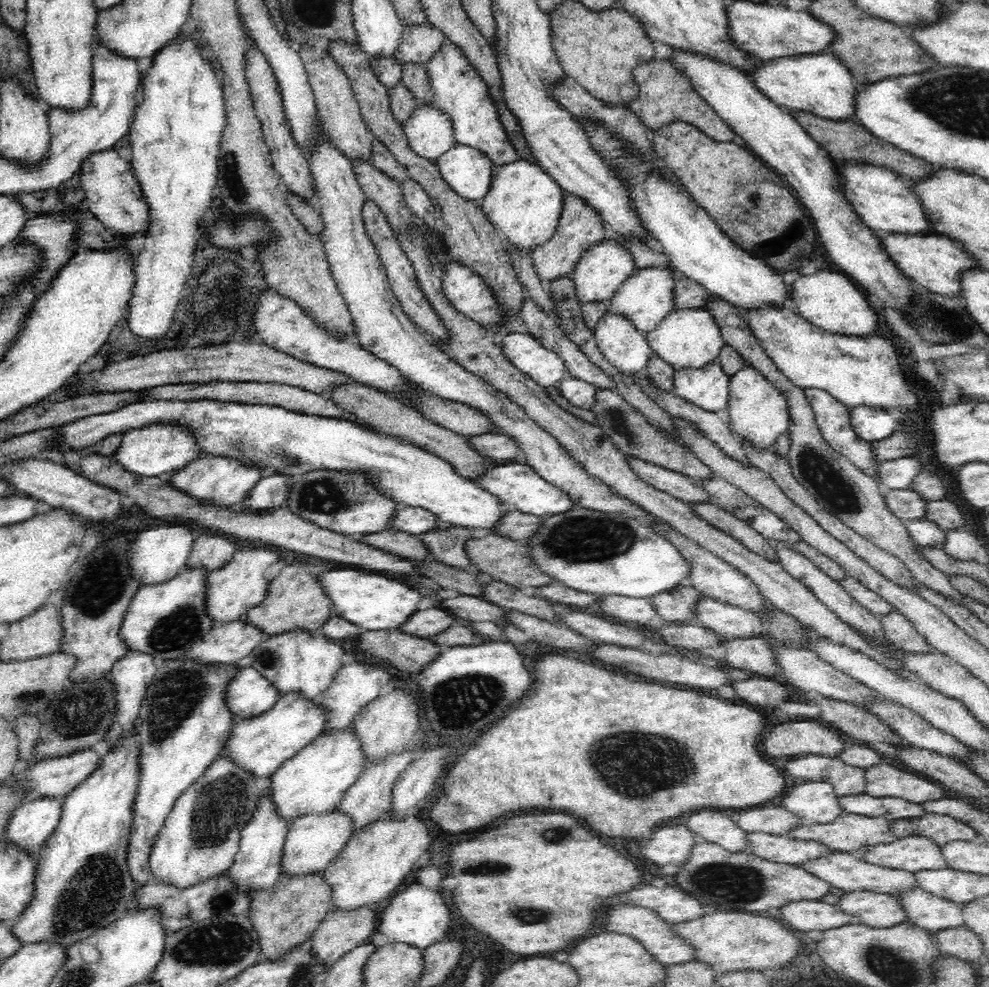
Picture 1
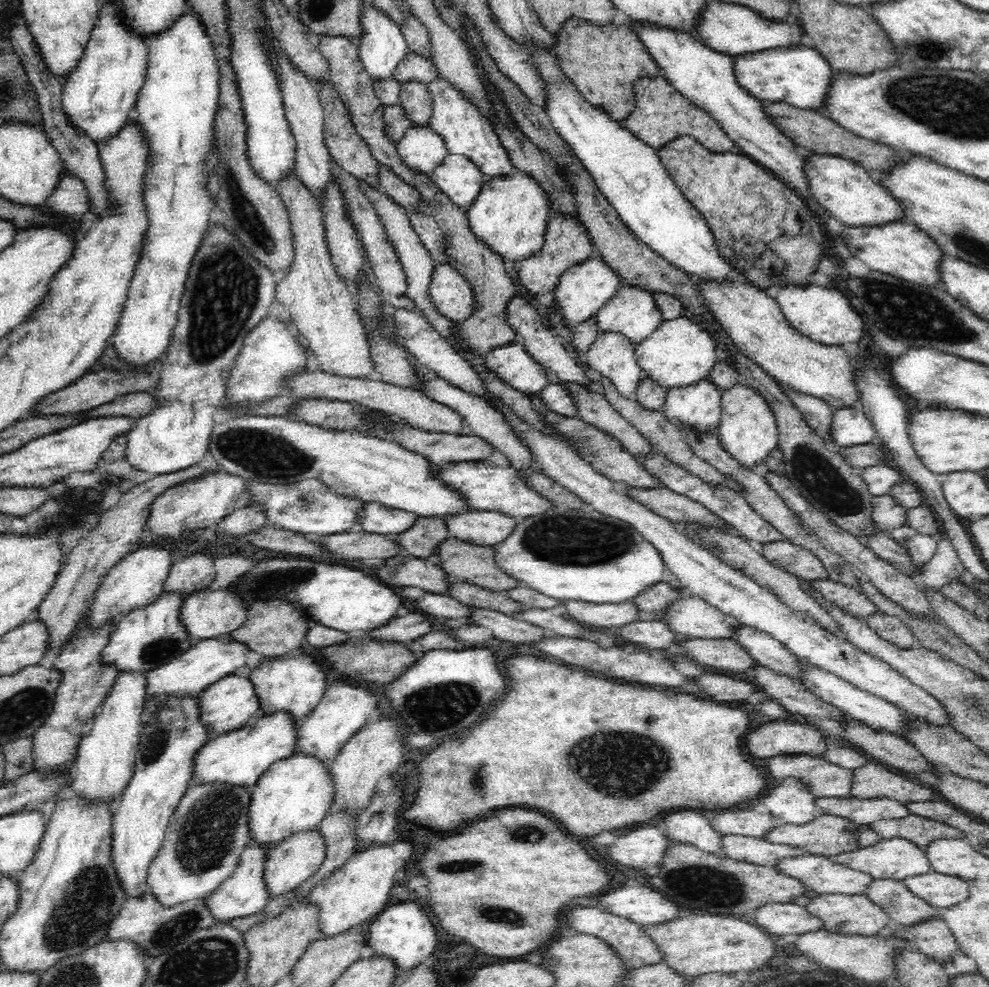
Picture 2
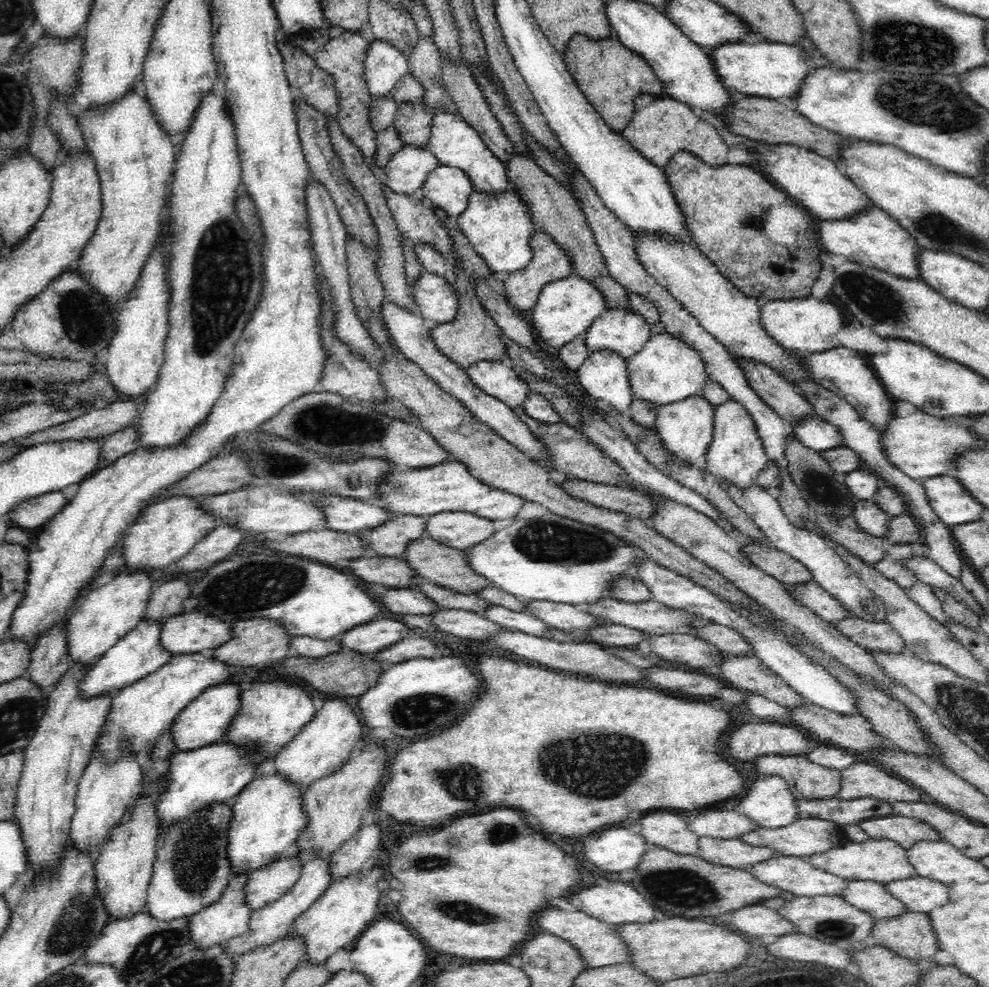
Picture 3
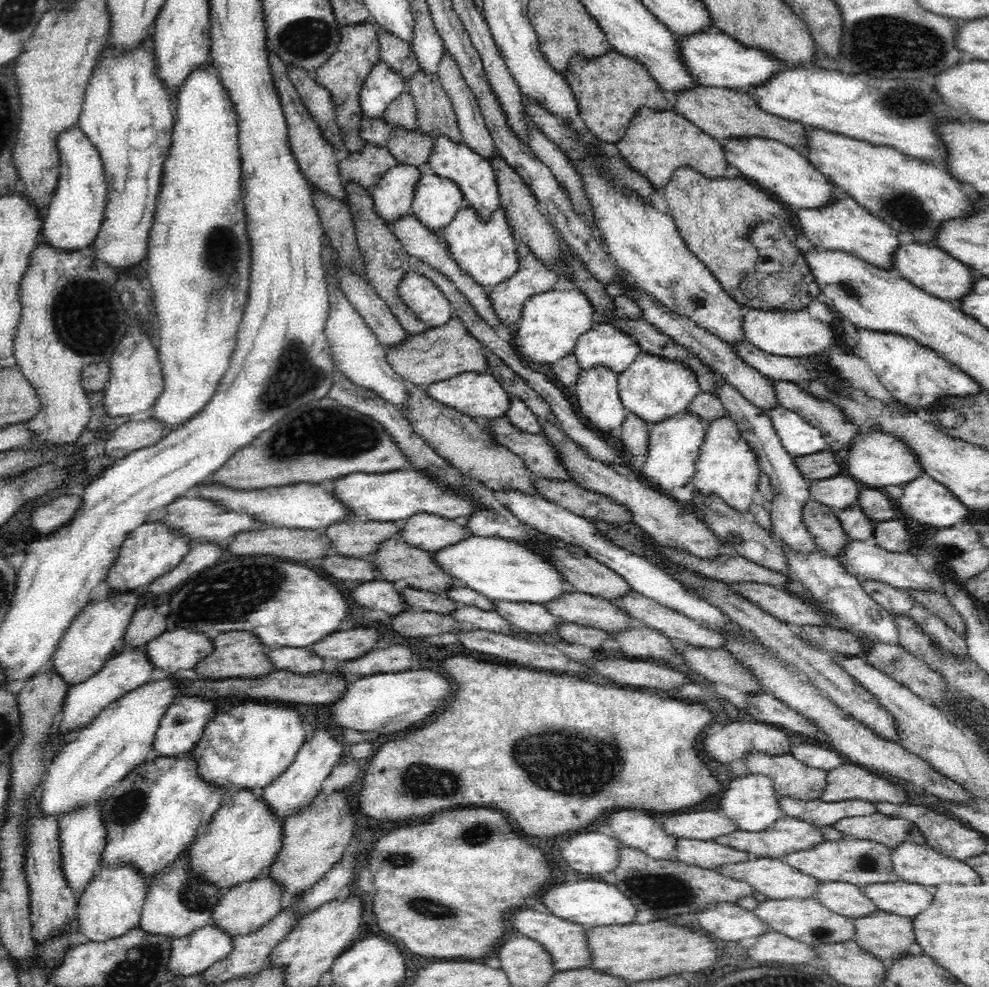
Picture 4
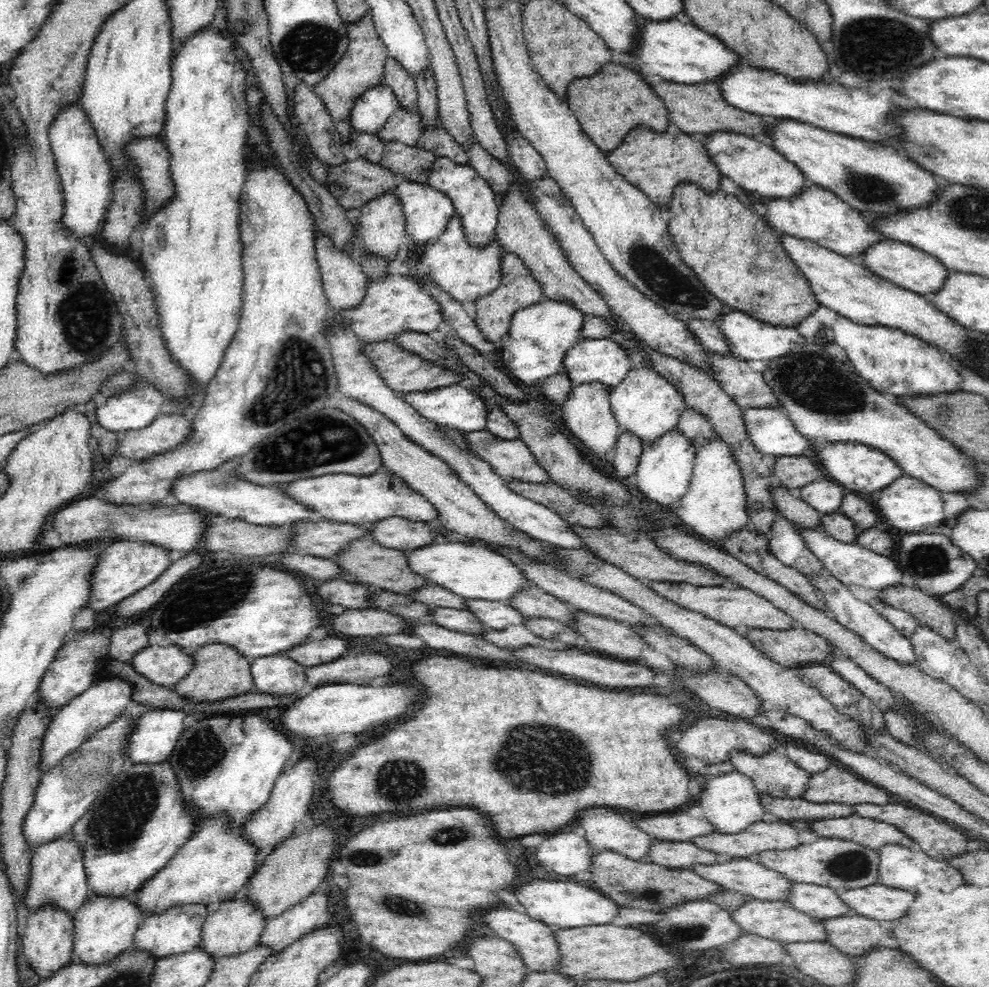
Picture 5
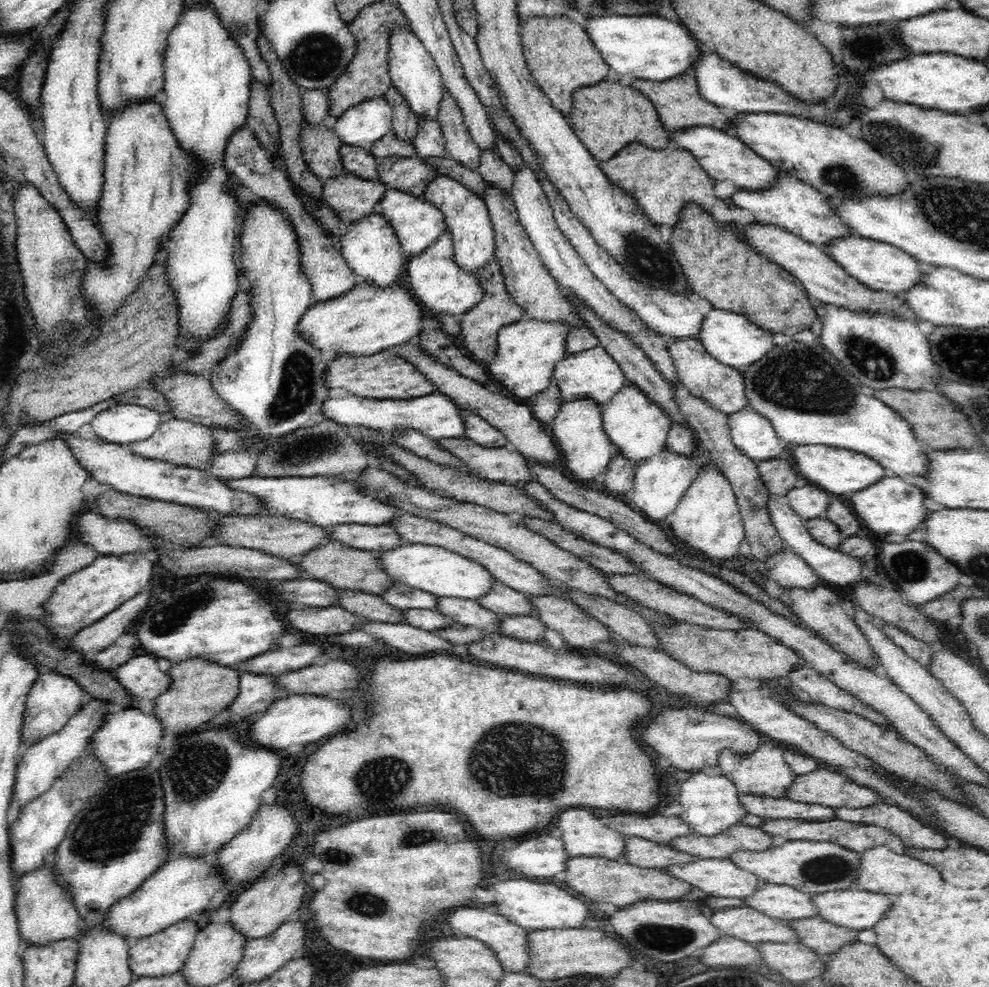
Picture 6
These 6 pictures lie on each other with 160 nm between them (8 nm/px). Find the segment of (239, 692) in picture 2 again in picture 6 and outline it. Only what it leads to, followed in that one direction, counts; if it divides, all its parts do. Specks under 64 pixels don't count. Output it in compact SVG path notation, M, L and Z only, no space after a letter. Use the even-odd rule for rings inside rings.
M124 708L117 714L108 715L104 726L98 730L88 746L94 749L98 759L104 763L109 778L144 768L158 754L158 744L164 734L164 725L160 717L142 714L134 708Z

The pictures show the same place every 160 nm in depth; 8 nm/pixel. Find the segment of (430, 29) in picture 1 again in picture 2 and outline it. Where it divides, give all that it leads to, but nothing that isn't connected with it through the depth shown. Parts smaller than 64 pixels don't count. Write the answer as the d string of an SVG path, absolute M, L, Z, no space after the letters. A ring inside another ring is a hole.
M414 49L407 50L406 56L398 62L393 74L401 85L414 80L427 85L436 76L439 76L439 72L432 55L418 53Z

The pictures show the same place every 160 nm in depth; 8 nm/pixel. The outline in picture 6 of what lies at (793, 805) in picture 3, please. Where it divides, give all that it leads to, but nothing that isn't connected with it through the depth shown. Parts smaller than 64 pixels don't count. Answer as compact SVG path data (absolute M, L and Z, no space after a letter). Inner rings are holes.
M693 771L691 776L682 784L678 791L676 802L682 806L682 814L678 816L684 820L694 834L700 836L716 836L730 827L740 824L740 820L748 813L740 801L740 791L733 783L732 777L714 775L708 776L701 771Z

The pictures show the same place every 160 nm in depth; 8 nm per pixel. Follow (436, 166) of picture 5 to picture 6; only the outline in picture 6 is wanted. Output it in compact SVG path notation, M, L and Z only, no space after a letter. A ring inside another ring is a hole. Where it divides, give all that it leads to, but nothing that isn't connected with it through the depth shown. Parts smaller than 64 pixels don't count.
M439 173L434 176L434 180L431 180L430 184L427 184L426 191L422 196L445 213L446 231L452 235L458 266L462 266L462 269L466 270L480 271L493 261L497 234L494 233L493 220L490 217L485 198L482 198L480 193L473 192L456 177Z

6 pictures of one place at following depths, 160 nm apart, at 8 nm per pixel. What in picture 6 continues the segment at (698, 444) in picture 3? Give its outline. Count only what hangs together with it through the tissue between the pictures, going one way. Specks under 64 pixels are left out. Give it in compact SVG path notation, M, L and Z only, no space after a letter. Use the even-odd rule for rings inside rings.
M664 448L654 457L643 457L634 464L633 484L620 496L620 499L639 510L649 520L660 522L674 512L699 472L690 456L686 457L684 453L676 453L670 448Z

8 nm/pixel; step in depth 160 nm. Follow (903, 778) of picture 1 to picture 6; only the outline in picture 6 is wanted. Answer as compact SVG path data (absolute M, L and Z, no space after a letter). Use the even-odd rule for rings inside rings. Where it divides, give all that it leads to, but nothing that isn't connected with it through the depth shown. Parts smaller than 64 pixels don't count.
M820 765L812 772L797 775L788 788L790 800L802 801L803 804L838 807L865 808L883 801L876 791L849 781L832 767Z

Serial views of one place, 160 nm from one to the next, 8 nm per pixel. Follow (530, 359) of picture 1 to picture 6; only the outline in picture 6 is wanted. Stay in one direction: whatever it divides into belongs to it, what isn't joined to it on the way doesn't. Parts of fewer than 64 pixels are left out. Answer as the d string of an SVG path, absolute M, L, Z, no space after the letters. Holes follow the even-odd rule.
M442 392L430 393L426 396L411 397L408 400L376 400L375 398L362 398L349 395L345 398L328 398L322 408L322 417L338 421L338 423L352 426L365 426L370 430L381 430L383 434L394 437L396 429L404 427L417 428L418 432L424 432L426 436L438 440L446 438L460 438L463 436L465 426L460 418L464 411L453 400L453 397Z

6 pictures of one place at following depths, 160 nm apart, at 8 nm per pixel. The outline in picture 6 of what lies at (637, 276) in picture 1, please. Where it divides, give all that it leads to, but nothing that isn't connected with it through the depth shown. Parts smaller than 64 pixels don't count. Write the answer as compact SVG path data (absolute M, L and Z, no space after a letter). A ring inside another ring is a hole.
M600 344L563 357L560 362L556 363L551 382L558 386L563 403L575 398L592 397L600 405L606 404L619 388L627 384L621 365Z

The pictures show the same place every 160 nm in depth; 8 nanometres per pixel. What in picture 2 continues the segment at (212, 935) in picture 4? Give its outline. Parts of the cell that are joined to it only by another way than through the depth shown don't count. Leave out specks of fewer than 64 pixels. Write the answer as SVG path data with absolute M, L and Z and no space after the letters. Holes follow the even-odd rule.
M256 839L248 841L246 848L239 853L239 863L234 874L219 884L210 896L204 898L212 915L216 917L218 925L231 923L234 918L246 918L246 916L250 918L265 908L265 904L270 898L268 884L265 884L264 877L268 850L270 850L270 845L266 845L264 841L256 841Z

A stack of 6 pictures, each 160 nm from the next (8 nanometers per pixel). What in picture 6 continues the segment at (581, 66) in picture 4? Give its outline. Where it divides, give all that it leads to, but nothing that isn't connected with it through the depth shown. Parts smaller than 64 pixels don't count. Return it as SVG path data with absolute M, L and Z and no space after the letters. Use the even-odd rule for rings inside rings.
M604 77L598 84L584 85L575 89L572 96L573 106L568 116L570 126L574 129L578 140L581 140L598 161L610 160L619 149L624 148L631 141L640 141L641 144L654 149L667 148L670 141L669 131L662 126L656 105L638 89L627 84L626 80L614 81Z

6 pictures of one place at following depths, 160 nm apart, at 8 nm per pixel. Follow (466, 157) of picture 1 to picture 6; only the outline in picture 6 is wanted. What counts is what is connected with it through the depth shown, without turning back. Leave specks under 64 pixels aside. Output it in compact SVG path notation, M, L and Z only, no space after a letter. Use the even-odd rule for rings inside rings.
M386 190L376 211L381 211L387 220L393 222L394 230L397 230L398 241L401 242L402 254L408 259L425 252L426 248L446 231L445 213L438 209L433 202L426 201L423 196L406 193L405 190Z

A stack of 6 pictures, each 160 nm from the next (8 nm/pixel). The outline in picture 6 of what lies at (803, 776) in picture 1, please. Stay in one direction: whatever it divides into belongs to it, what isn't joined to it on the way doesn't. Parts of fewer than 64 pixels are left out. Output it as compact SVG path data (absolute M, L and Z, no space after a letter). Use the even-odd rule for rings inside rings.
M763 743L749 755L739 755L730 749L725 749L721 752L717 765L722 776L732 777L732 781L737 785L740 794L782 798L788 794L788 788L797 778L797 774L793 772L793 769L790 768L789 764L786 764L782 757L784 751L770 743Z

